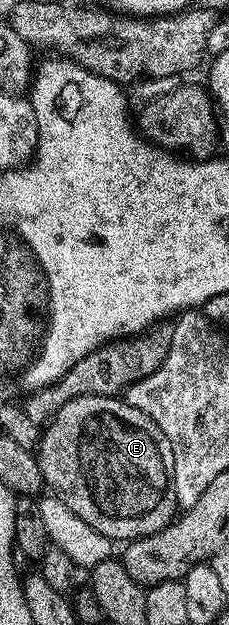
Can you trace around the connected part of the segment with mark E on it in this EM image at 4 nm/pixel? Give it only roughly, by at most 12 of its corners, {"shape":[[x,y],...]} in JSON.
{"shape":[[63,403],[48,492],[113,543],[178,516],[171,443],[139,407]]}

